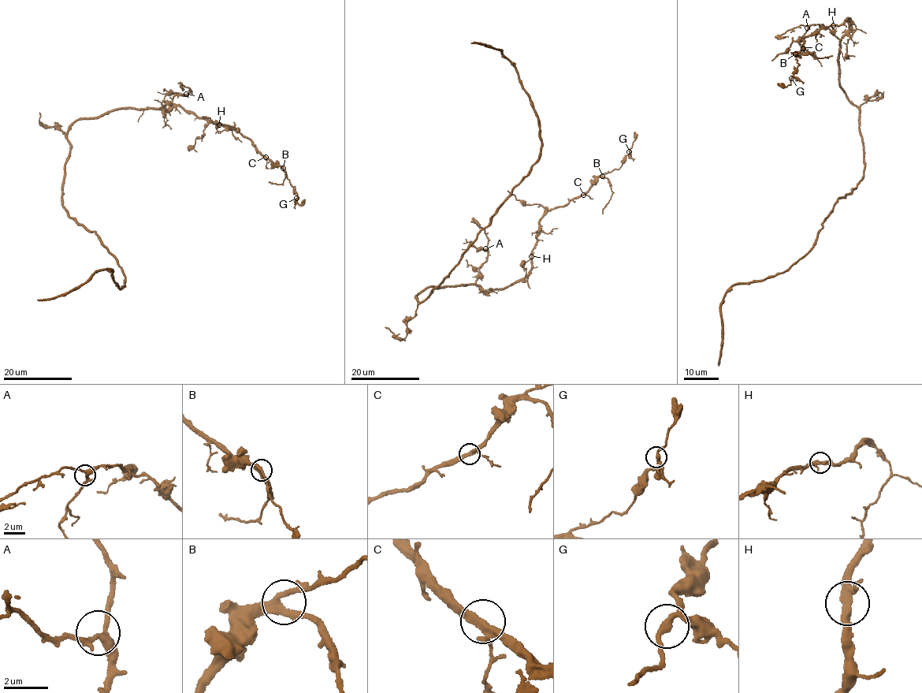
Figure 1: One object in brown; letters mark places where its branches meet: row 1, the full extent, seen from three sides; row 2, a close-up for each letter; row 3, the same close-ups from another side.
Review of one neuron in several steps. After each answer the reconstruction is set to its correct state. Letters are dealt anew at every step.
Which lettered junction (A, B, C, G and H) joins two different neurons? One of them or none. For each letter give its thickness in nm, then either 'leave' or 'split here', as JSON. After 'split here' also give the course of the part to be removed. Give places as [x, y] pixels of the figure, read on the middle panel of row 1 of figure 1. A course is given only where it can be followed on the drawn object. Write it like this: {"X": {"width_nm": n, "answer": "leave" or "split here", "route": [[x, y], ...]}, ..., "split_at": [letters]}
{"A": {"width_nm": 260, "answer": "leave"}, "B": {"width_nm": 320, "answer": "leave"}, "C": {"width_nm": 300, "answer": "leave"}, "G": {"width_nm": 240, "answer": "leave"}, "H": {"width_nm": 280, "answer": "leave"}, "split_at": []}

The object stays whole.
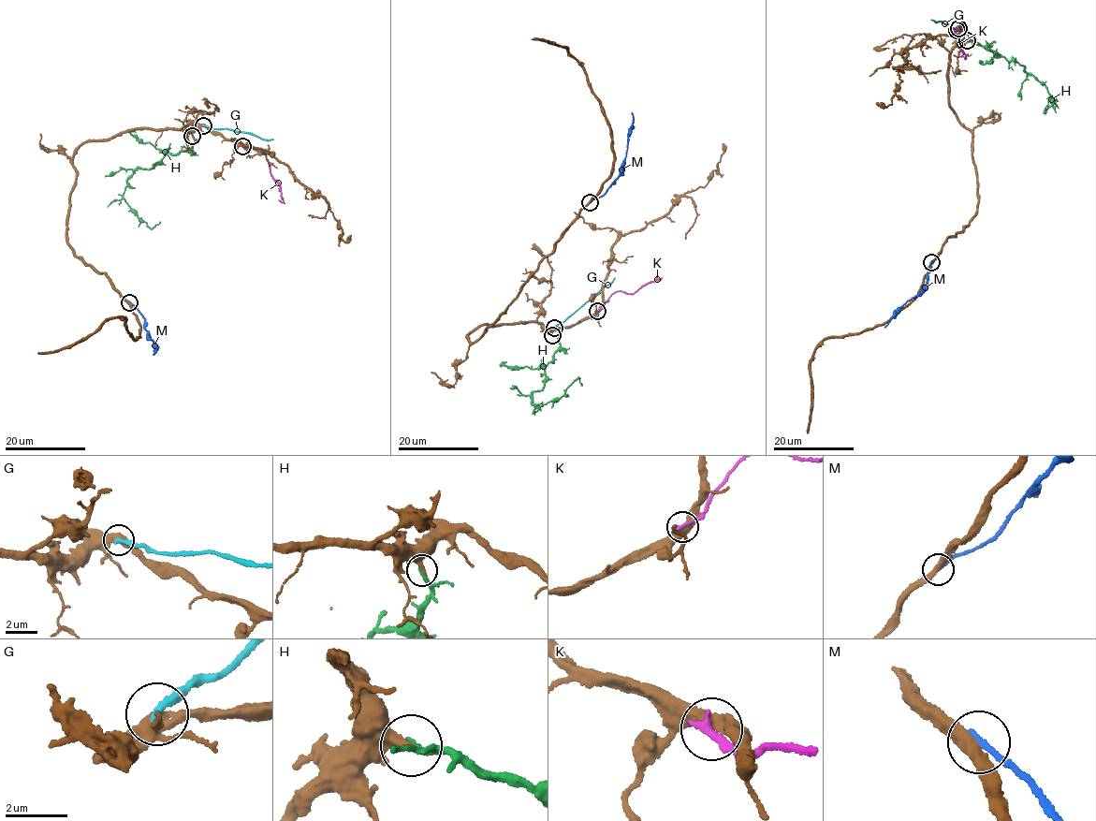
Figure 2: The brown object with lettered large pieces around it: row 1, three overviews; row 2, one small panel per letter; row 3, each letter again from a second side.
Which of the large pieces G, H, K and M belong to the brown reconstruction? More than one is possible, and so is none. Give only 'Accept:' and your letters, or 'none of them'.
Accept: H

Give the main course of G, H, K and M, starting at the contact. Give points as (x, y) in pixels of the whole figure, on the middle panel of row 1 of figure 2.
G: (554, 327), (615, 278)
H: (552, 335), (560, 346), (532, 404), (561, 397), (578, 378), (581, 385)
K: (597, 311), (616, 291), (633, 294), (650, 282), (660, 279), (655, 280)
M: (590, 202), (606, 192), (621, 173), (634, 127), (632, 112)

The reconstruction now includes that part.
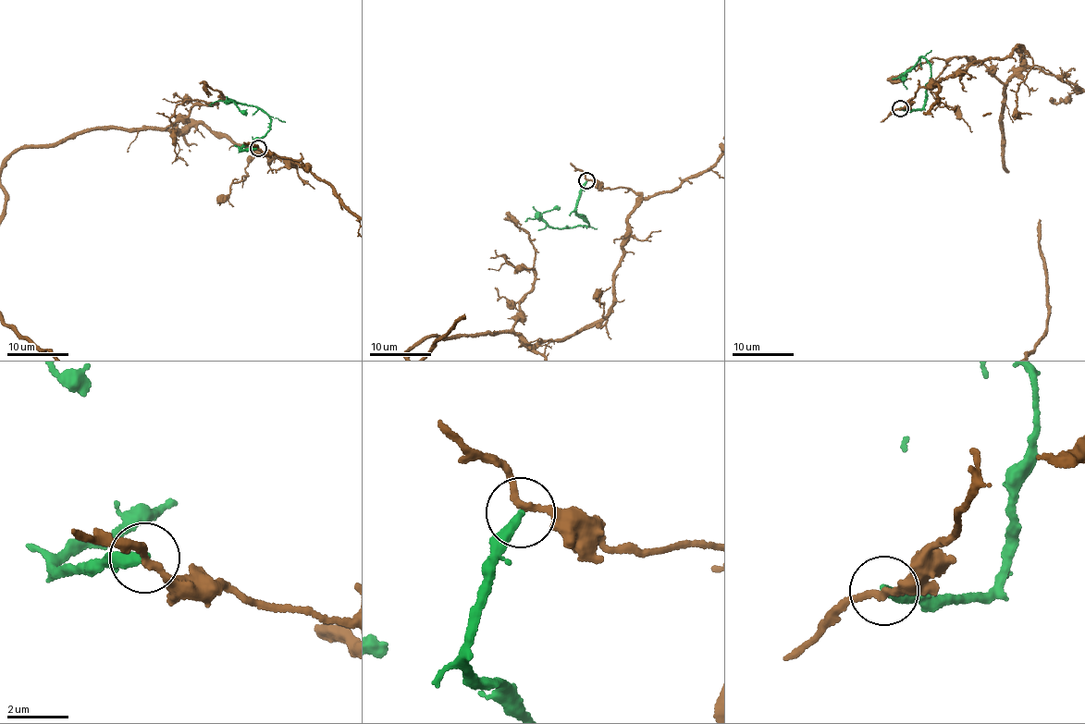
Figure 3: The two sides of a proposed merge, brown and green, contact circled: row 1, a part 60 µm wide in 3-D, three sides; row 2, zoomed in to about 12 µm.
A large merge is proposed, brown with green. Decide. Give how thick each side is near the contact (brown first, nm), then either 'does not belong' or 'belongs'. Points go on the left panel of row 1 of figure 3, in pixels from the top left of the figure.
200 nm thick on the brown side, 320 nm on the other; does not belong

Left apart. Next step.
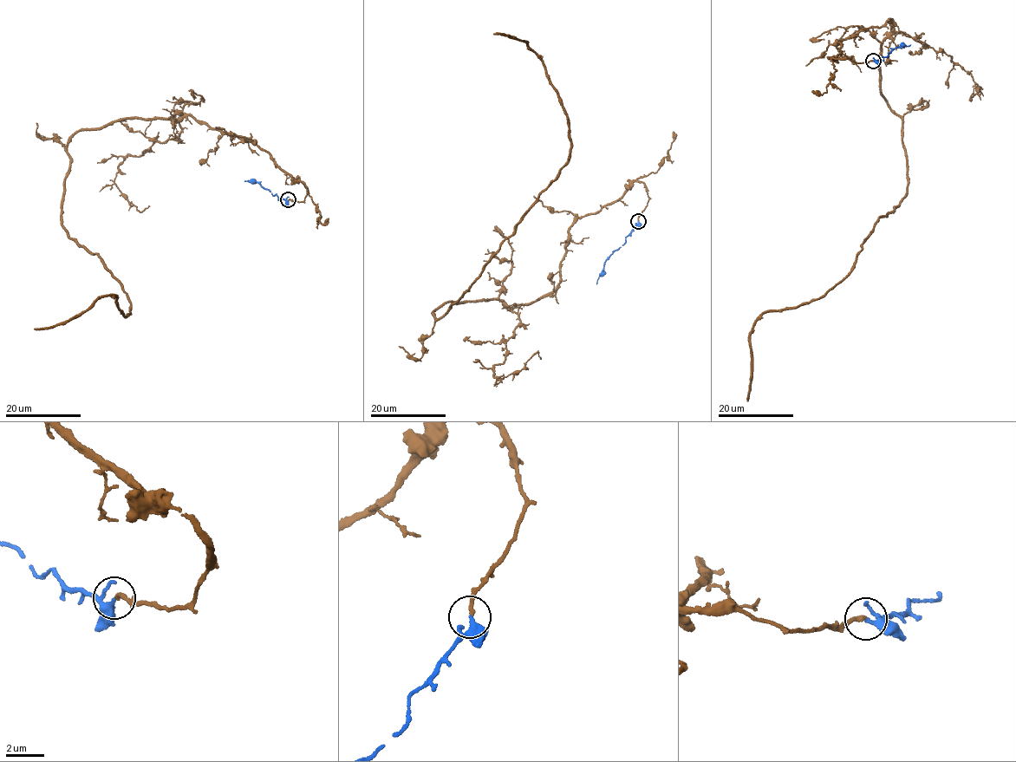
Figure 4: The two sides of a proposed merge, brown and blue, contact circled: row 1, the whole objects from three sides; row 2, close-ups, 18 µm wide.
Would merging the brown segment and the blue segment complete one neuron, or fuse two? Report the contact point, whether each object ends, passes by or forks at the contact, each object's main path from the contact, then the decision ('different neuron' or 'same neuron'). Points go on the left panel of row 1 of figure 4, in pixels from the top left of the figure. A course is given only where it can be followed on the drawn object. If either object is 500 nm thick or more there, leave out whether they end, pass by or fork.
at (288, 199); brown ends there; blue ends there; brown runs (288, 199), (309, 192), (272, 157), (190, 116), (79, 132), (61, 227), (131, 314), (104, 296), (35, 328); blue runs (288, 199), (273, 195), (257, 183), (244, 180); same neuron

